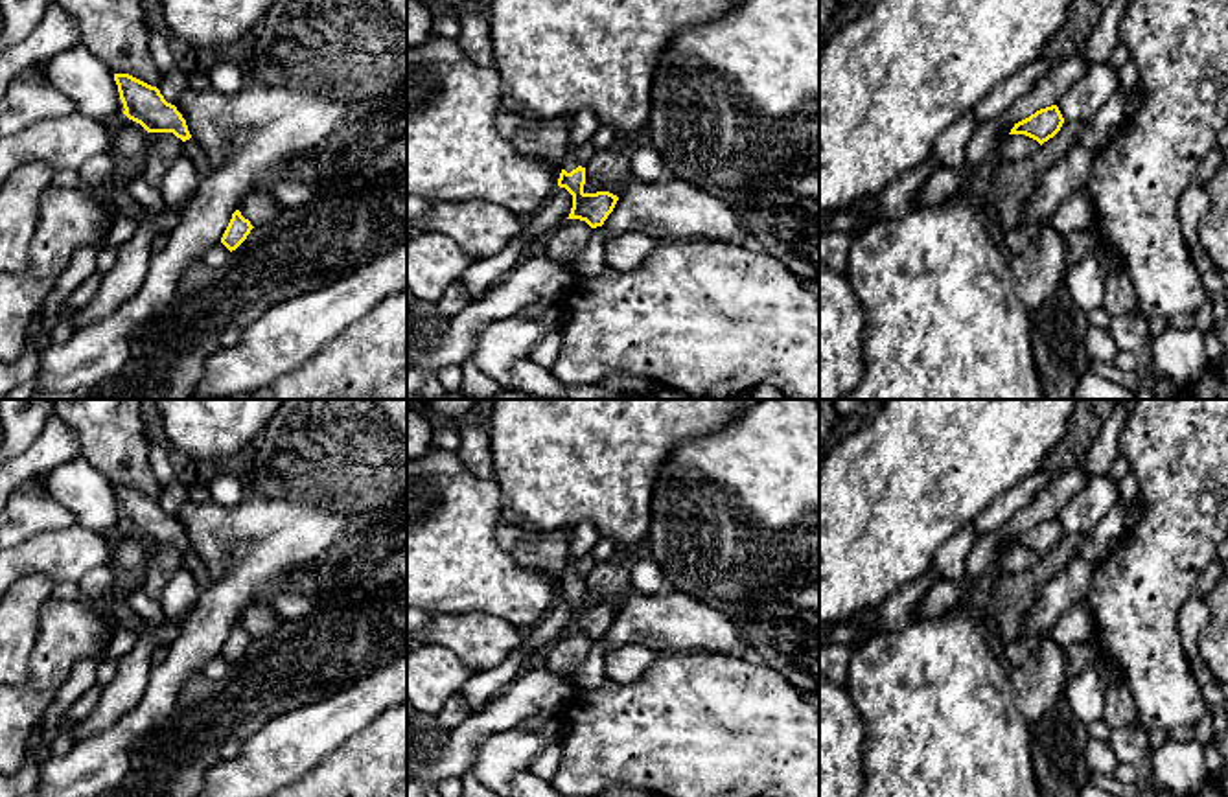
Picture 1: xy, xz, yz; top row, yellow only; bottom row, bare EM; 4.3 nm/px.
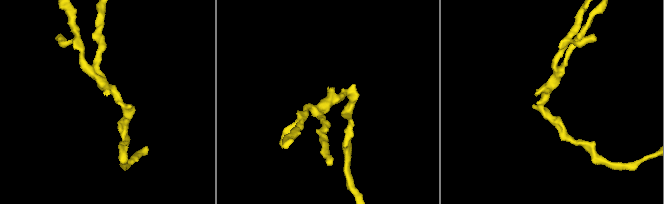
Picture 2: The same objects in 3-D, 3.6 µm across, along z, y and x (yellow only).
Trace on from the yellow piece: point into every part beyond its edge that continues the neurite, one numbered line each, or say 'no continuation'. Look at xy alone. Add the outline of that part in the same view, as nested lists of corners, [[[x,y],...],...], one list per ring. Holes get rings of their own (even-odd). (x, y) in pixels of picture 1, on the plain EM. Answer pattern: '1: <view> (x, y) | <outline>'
no continuation

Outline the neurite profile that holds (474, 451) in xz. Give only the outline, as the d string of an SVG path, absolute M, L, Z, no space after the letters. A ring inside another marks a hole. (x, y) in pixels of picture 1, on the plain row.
M468 425L460 431L458 458L479 479L493 479L493 453L490 431L482 425Z

